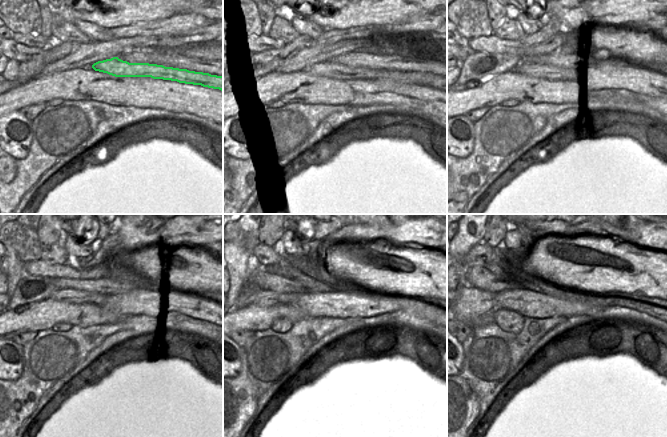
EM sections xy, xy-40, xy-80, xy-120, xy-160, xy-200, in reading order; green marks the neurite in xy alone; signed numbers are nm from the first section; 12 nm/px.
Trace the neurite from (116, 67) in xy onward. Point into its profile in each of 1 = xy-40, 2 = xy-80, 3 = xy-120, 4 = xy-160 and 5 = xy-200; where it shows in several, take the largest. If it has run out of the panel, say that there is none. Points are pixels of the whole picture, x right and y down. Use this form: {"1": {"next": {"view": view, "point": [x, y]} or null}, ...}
{"1": {"next": {"view": "xy-40", "point": [331, 69]}}, "2": {"next": {"view": "xy-80", "point": [541, 71]}}, "3": {"next": {"view": "xy-120", "point": [78, 296]}}, "4": {"next": {"view": "xy-160", "point": [262, 299]}}, "5": {"next": {"view": "xy-200", "point": [467, 303]}}}

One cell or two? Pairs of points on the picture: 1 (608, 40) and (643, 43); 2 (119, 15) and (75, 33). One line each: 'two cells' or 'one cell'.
1: one cell
2: two cells

